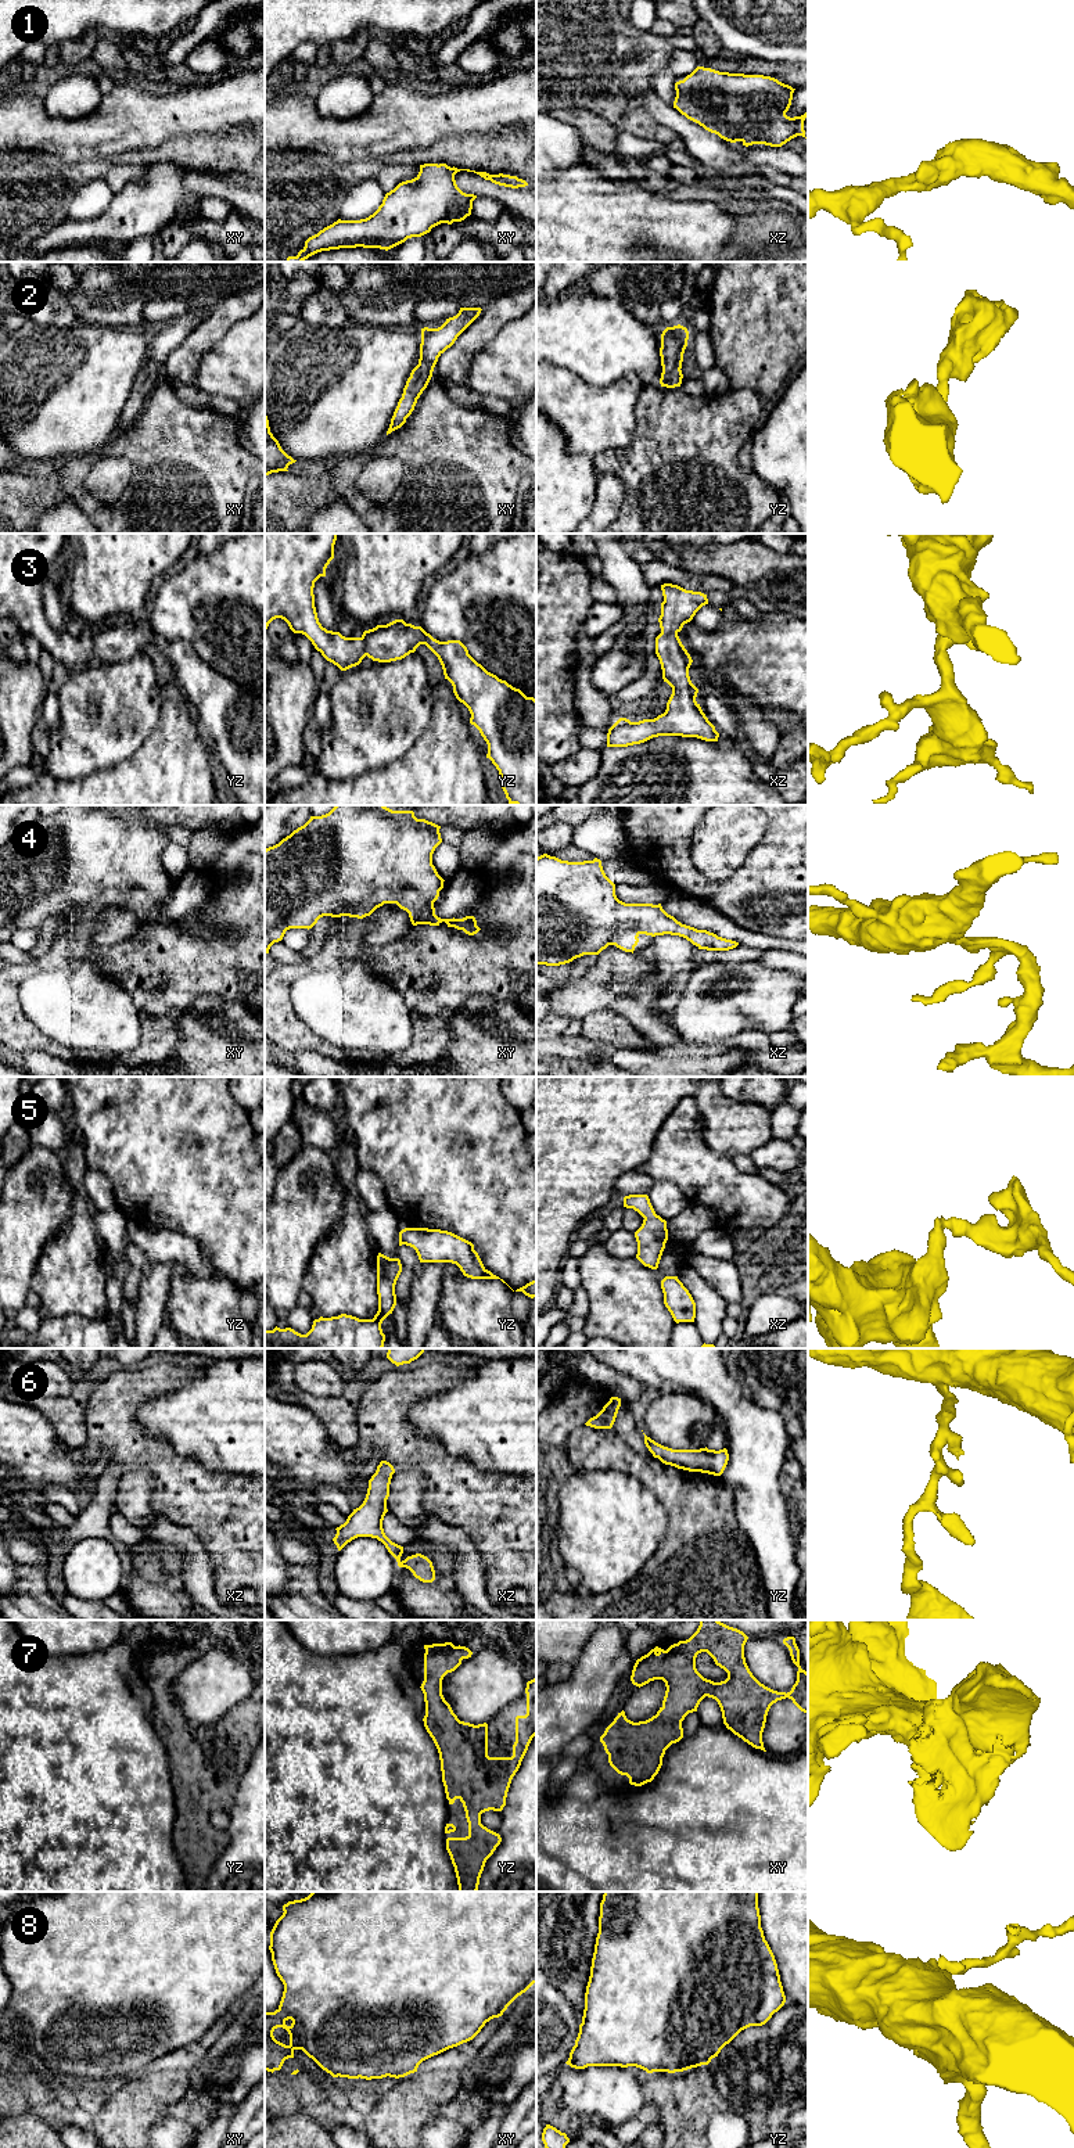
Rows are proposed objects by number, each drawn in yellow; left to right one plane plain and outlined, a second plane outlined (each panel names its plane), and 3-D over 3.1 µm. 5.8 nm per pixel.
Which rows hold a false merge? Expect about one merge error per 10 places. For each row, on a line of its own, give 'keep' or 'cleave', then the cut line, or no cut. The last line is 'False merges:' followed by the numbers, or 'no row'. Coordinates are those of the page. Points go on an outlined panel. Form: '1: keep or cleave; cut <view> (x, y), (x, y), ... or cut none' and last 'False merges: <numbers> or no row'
1: keep; cut none
2: keep; cut none
3: keep; cut none
4: keep; cut none
5: keep; cut none
6: keep; cut none
7: keep; cut none
8: keep; cut none
False merges: no row

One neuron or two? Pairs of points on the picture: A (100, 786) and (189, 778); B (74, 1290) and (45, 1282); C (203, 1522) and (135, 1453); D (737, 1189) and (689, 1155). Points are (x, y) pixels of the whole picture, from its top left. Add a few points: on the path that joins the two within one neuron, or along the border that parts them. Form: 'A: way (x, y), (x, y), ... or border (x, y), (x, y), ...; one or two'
A: way (122, 786), (166, 786); one
B: way (67, 1283), (51, 1282); one
C: way (196, 1502), (154, 1461); one
D: way (725, 1189), (701, 1167); one

